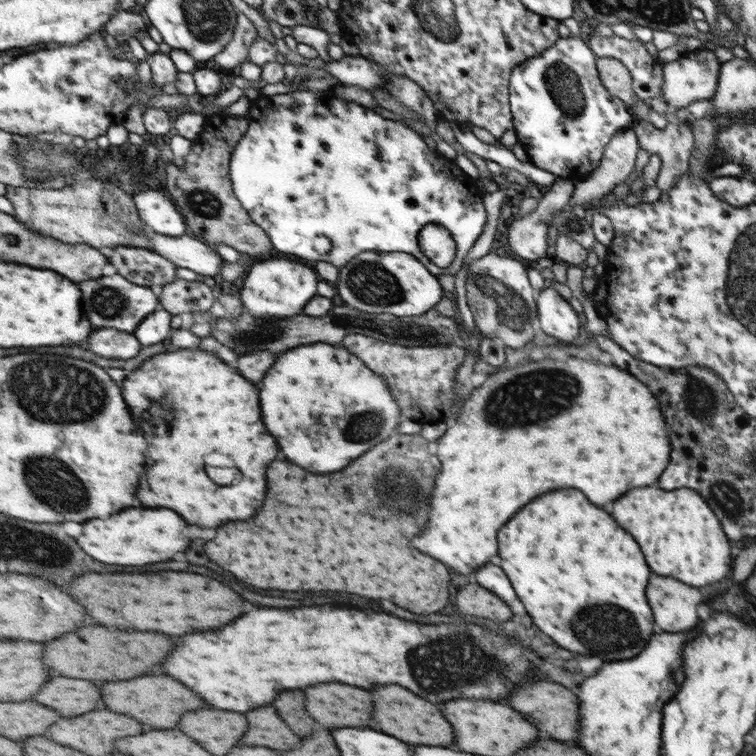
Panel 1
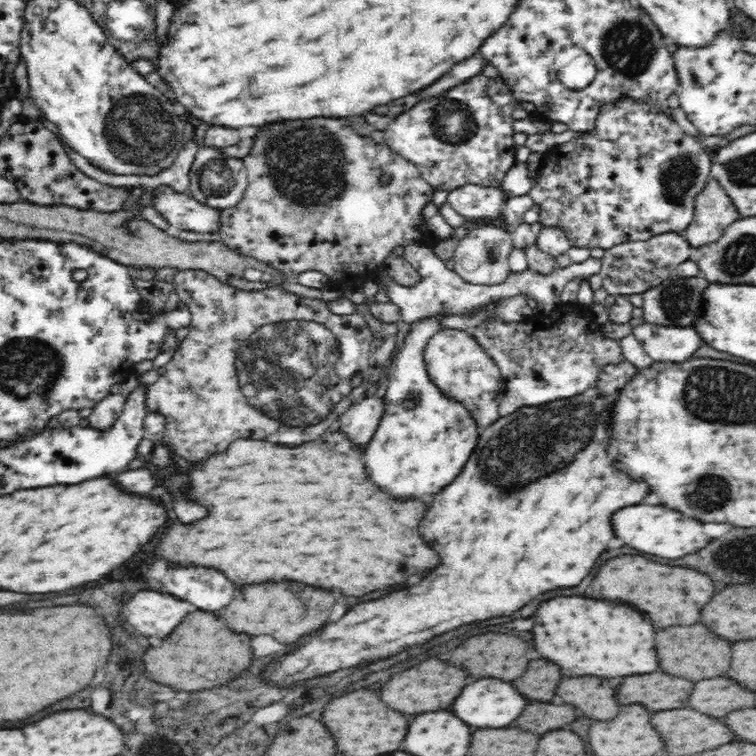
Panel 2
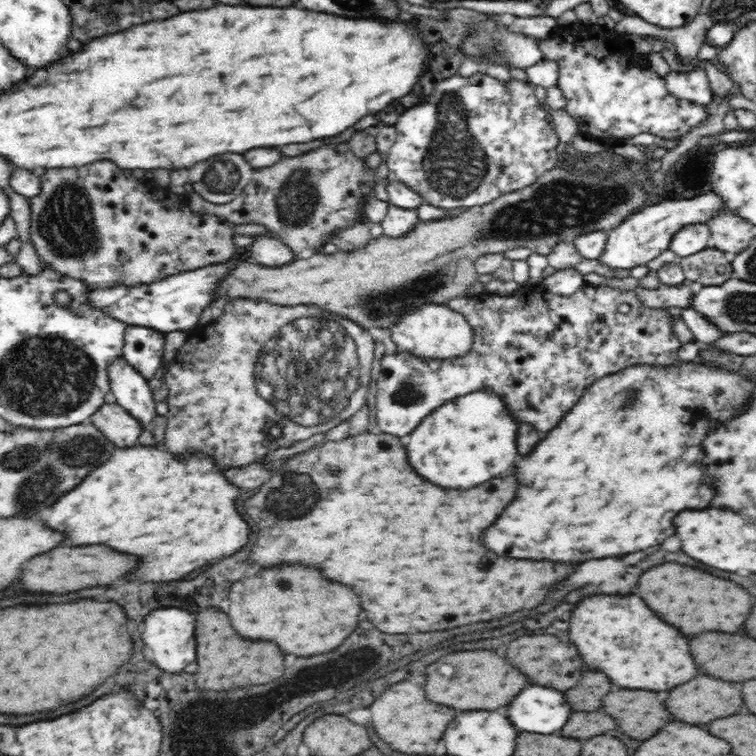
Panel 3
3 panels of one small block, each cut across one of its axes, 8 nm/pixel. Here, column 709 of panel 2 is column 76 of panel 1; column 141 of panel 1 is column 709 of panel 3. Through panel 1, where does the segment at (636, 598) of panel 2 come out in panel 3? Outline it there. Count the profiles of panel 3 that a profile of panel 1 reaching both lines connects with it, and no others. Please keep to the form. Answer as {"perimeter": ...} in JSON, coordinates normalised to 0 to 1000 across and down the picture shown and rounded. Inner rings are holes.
{"perimeter":[[[892,743],[862,749],[860,754],[854,754],[844,767],[844,786],[862,807],[868,807],[868,812],[878,823],[894,828],[902,839],[923,839],[931,833],[974,836],[976,828],[987,820],[995,802],[992,786],[981,775],[966,767],[952,767],[937,757],[926,757],[913,749],[897,749]]]}

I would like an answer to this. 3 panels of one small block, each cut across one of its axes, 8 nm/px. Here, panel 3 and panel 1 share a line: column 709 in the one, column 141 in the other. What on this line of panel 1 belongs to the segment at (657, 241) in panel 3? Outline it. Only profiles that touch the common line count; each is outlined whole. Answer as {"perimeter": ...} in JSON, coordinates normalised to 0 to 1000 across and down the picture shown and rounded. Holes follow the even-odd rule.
{"perimeter":[[[194,250],[179,257],[177,266],[187,291],[218,312],[242,312],[247,307],[246,287],[237,280],[228,261],[212,250]]]}

